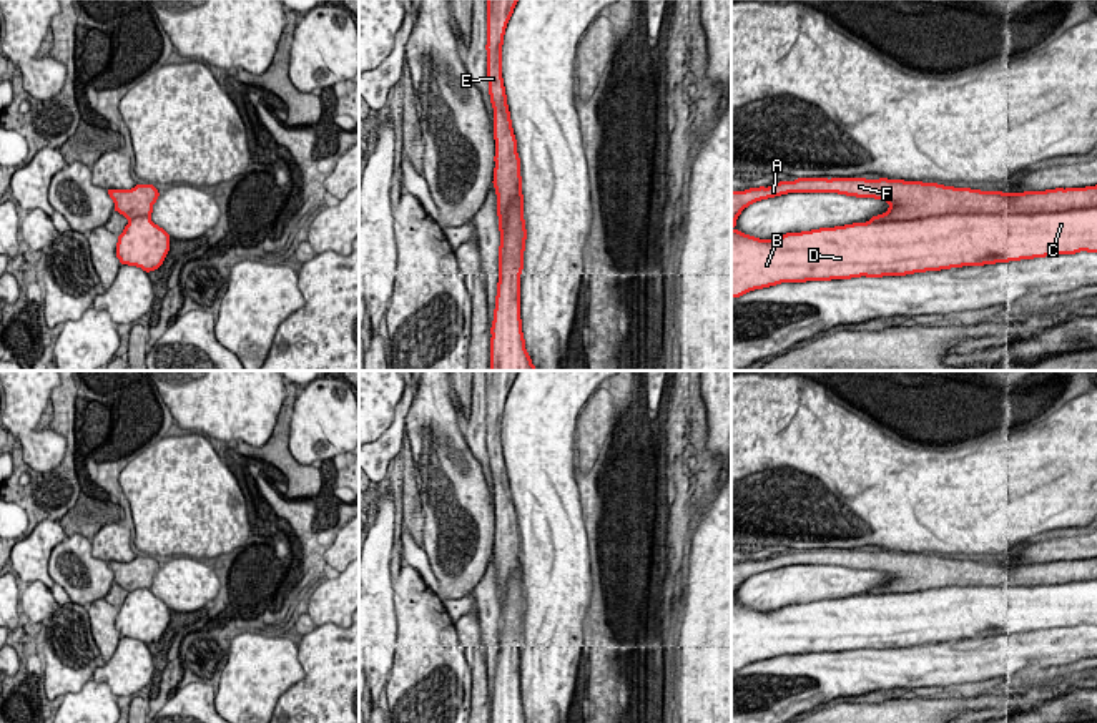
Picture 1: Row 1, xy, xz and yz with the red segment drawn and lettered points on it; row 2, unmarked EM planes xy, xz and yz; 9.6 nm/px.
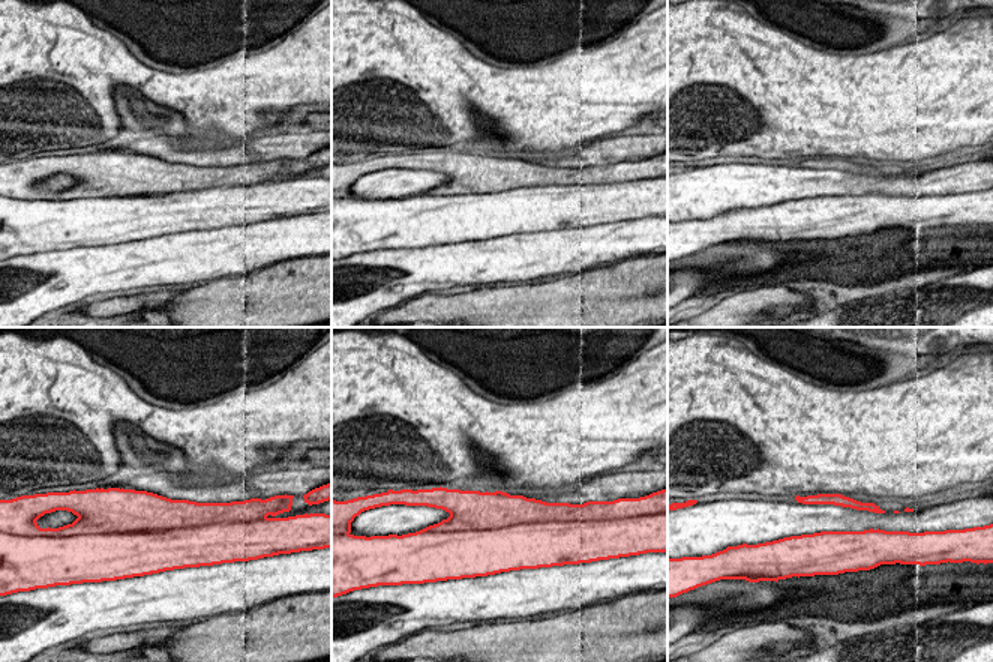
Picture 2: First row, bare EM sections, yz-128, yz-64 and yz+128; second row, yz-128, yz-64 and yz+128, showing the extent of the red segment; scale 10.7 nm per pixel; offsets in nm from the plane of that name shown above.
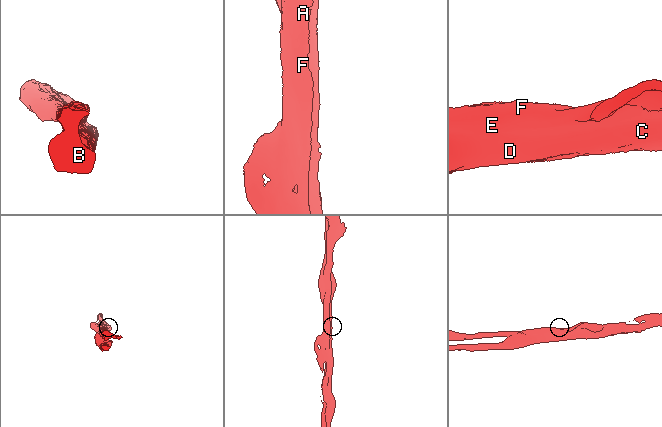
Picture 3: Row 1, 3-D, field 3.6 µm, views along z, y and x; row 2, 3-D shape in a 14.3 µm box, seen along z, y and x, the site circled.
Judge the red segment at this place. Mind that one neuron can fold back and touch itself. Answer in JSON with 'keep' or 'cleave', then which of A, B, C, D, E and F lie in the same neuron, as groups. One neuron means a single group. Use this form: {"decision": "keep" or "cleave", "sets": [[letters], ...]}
{"decision": "cleave", "sets": [["A", "E", "F"], ["B", "C", "D"]]}

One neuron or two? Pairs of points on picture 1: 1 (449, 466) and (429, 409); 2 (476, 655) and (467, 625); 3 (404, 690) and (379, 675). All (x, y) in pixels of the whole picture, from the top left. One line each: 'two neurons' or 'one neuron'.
1: one neuron
2: one neuron
3: two neurons

